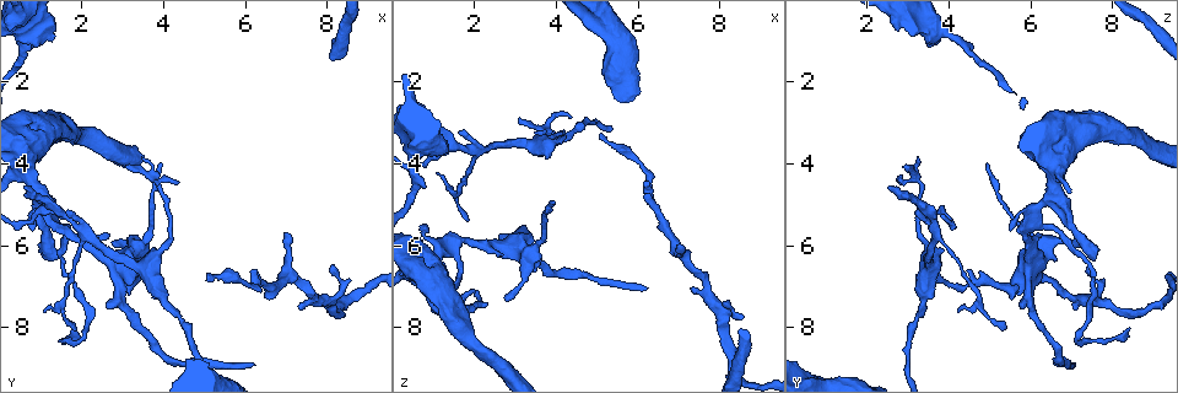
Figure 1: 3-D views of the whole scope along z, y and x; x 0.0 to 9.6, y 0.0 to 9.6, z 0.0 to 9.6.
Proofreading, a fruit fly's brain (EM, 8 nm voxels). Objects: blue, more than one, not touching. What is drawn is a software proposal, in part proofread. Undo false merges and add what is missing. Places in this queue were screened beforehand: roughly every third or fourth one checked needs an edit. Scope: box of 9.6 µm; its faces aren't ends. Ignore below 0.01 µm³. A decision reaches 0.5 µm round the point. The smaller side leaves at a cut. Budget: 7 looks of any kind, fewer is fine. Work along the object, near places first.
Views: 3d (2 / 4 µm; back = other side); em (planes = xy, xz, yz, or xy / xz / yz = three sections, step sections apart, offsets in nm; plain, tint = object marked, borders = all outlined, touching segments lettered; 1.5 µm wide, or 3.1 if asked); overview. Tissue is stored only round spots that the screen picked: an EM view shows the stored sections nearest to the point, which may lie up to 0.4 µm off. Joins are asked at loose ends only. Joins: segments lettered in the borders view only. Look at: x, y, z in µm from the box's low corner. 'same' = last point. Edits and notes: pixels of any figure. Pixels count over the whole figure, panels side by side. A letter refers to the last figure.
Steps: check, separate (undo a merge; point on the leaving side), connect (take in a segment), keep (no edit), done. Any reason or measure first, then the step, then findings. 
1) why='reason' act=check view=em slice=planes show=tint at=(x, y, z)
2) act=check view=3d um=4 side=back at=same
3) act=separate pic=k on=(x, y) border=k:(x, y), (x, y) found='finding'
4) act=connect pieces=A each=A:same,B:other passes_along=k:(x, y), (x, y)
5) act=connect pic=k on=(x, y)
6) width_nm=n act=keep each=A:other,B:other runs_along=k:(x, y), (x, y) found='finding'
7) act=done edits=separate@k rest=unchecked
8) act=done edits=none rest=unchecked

why='thin end' act=check view=em slice=xy step=4 show=tint at=(5.10, 6.70, 3.30)

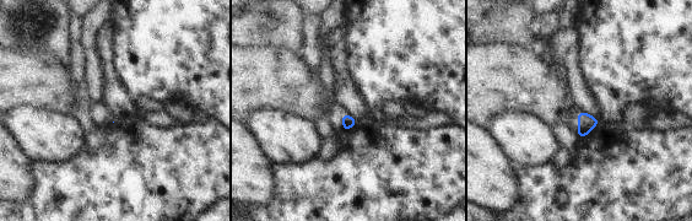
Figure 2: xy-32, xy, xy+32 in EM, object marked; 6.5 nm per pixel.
act=check view=em slice=planes show=borders at=same

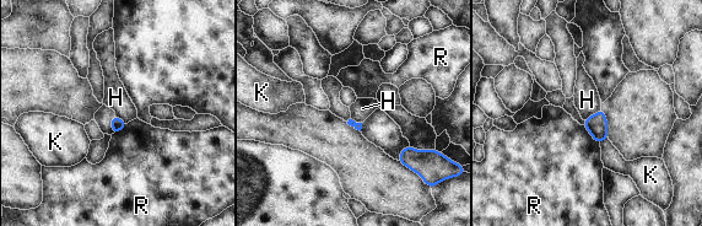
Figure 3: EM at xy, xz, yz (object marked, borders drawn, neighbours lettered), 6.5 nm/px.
act=keep each=H:other,K:other,R:other border=3:(600, 108), (584, 120) found='no lettered segment goes on from it'

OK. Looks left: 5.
why='thin end' act=check view=em slice=planes show=borders at=(1.85, 8.10, 5.40)

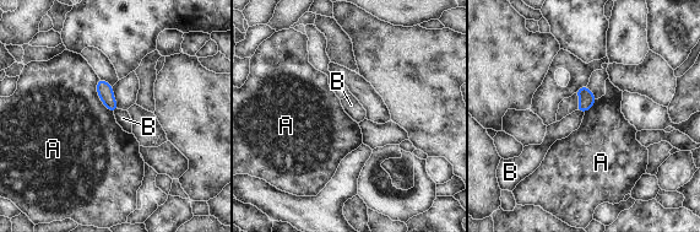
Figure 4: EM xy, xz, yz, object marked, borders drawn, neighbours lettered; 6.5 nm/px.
width_nm=90 act=keep each=A:other,B:other found='none of them fits'

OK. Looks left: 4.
act=check view=3d um=4 side=back at=(1.55, 5.20, 3.55)

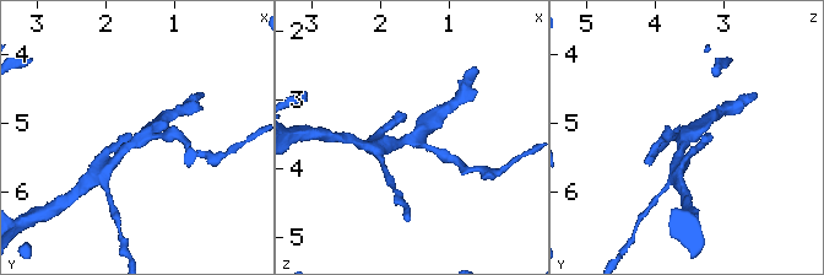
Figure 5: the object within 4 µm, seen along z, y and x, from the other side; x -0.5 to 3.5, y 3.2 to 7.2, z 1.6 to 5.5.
arms=3 why='now the EM' act=check view=em slice=planes show=borders at=(1.50, 5.20, 3.55)

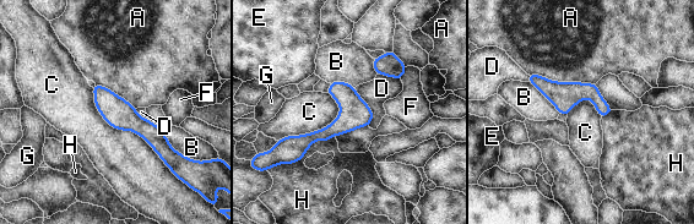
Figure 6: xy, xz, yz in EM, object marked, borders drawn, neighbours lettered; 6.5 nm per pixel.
width_nm=20 act=keep each=A:other,B:other,C:other,D:other,E:other,F:other,G:other,H:other found='one neuron here'

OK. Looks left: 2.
act=done edits=none rest=unchecked

